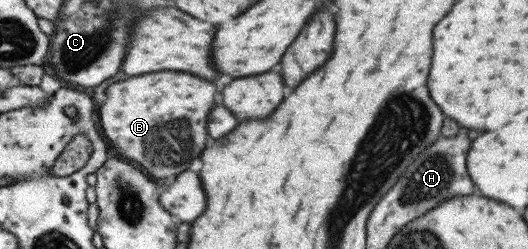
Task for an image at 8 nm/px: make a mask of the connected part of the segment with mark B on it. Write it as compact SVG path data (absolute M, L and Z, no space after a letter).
M155 72L145 76L133 76L121 82L115 82L105 90L105 100L97 108L99 124L103 136L109 145L115 148L122 157L133 160L141 166L141 170L158 180L183 172L189 168L189 162L199 156L205 146L205 118L211 106L215 104L215 86L203 78L185 74L185 72Z

